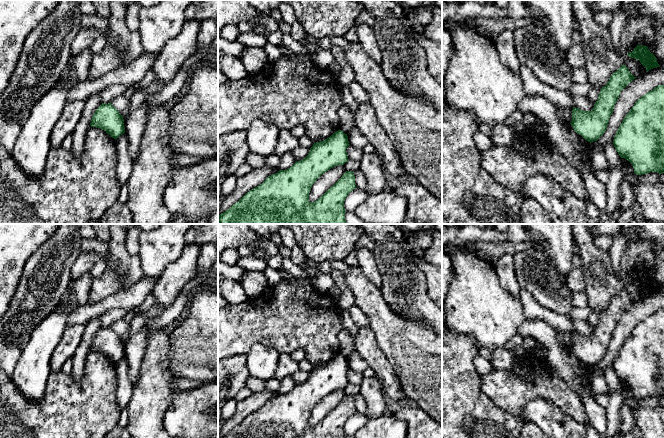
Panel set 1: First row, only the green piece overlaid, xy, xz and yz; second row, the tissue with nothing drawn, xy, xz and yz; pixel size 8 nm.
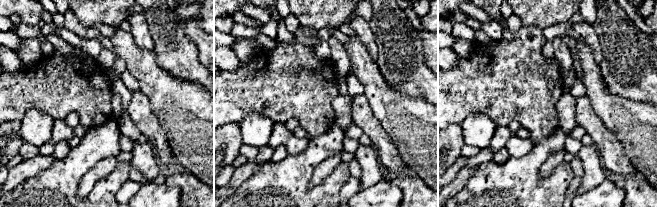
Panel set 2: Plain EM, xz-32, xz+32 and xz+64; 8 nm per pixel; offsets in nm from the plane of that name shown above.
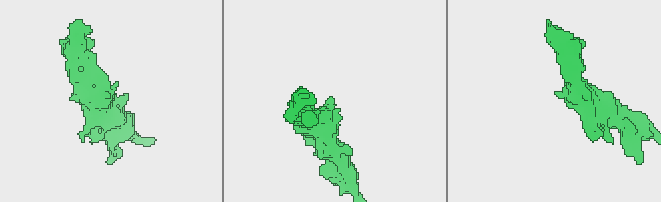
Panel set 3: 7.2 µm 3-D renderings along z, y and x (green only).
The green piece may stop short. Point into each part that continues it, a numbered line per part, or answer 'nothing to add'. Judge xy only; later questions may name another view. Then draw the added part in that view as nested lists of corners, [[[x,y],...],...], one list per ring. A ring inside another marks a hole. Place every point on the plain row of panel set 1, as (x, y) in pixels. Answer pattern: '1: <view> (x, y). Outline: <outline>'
nothing to add

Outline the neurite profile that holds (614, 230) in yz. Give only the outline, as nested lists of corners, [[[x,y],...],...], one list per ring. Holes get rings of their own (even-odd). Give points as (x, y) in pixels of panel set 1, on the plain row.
[[[595,224],[592,229],[593,236],[609,235],[613,238],[618,237],[622,233],[621,224]]]

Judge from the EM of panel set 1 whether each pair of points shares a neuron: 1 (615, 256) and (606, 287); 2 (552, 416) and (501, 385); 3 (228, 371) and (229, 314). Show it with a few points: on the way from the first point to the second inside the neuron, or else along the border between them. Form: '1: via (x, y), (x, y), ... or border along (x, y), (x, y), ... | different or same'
1: border along (607, 252), (613, 273), (616, 276) | different
2: border along (552, 402), (532, 398), (523, 408), (522, 415) | different
3: border along (245, 354), (230, 355), (228, 357) | different

